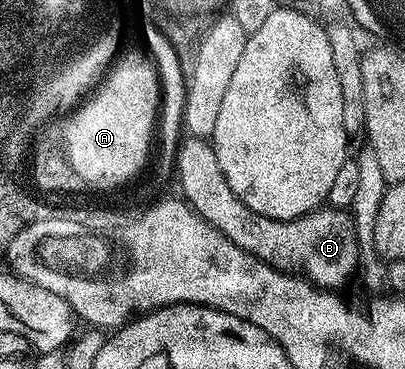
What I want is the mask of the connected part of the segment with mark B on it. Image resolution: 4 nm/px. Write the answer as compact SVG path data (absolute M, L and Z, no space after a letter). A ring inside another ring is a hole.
M186 138L186 141L179 146L176 180L179 185L182 183L181 195L193 211L207 220L216 231L222 232L233 244L260 258L268 266L305 278L311 284L317 284L319 288L327 290L341 289L341 284L348 283L350 275L353 272L355 275L359 271L357 228L354 225L354 217L349 211L323 206L291 220L277 220L256 214L243 200L239 200L236 193L228 186L220 170L220 162L216 158L216 150L209 139Z

